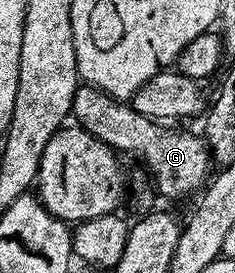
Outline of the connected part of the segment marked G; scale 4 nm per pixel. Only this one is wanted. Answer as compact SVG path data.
M87 83L79 84L72 100L71 116L82 129L106 142L117 152L136 153L145 163L154 183L157 194L166 197L182 197L195 194L209 178L212 168L211 153L207 142L196 132L180 131L161 122L140 115L131 104L118 101L108 93Z

